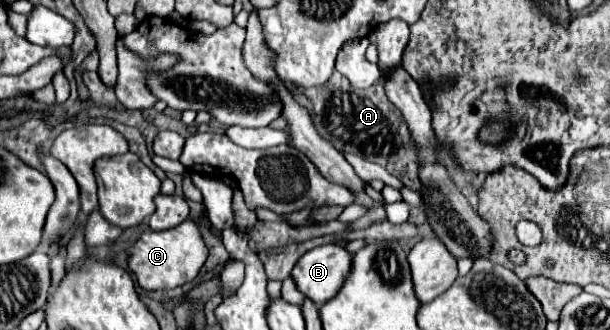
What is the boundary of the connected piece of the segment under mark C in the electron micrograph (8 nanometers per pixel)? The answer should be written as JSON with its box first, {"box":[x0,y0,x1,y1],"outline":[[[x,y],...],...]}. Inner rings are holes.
{"box":[127,219,207,291],"outline":[[[187,219],[169,231],[145,231],[133,245],[131,257],[127,259],[129,271],[135,273],[139,287],[145,291],[175,289],[179,285],[191,283],[207,259],[207,247],[201,239],[197,225]]]}

